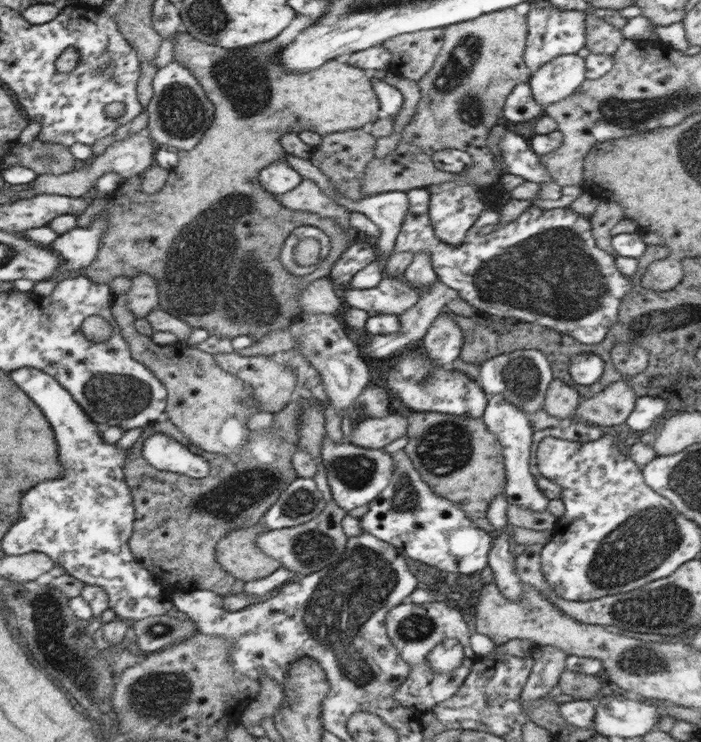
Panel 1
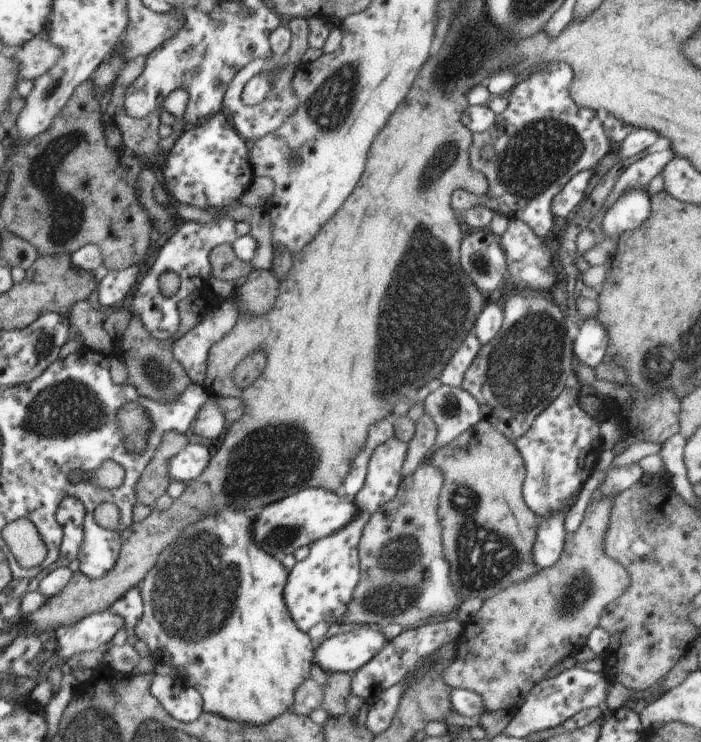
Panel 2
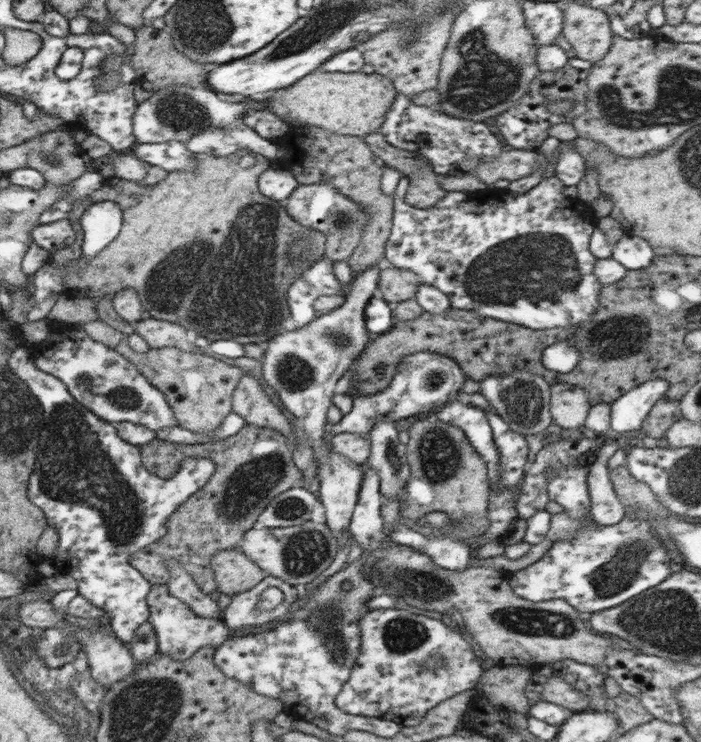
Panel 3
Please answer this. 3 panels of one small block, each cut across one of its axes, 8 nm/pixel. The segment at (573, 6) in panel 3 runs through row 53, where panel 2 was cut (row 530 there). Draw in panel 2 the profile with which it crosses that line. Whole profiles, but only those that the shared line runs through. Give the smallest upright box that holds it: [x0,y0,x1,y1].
[444,496,631,713]

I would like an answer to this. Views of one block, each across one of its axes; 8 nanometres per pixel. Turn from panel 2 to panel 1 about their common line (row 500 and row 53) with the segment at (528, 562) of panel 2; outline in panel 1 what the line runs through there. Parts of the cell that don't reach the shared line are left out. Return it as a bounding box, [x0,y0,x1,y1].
[361,7,532,196]

